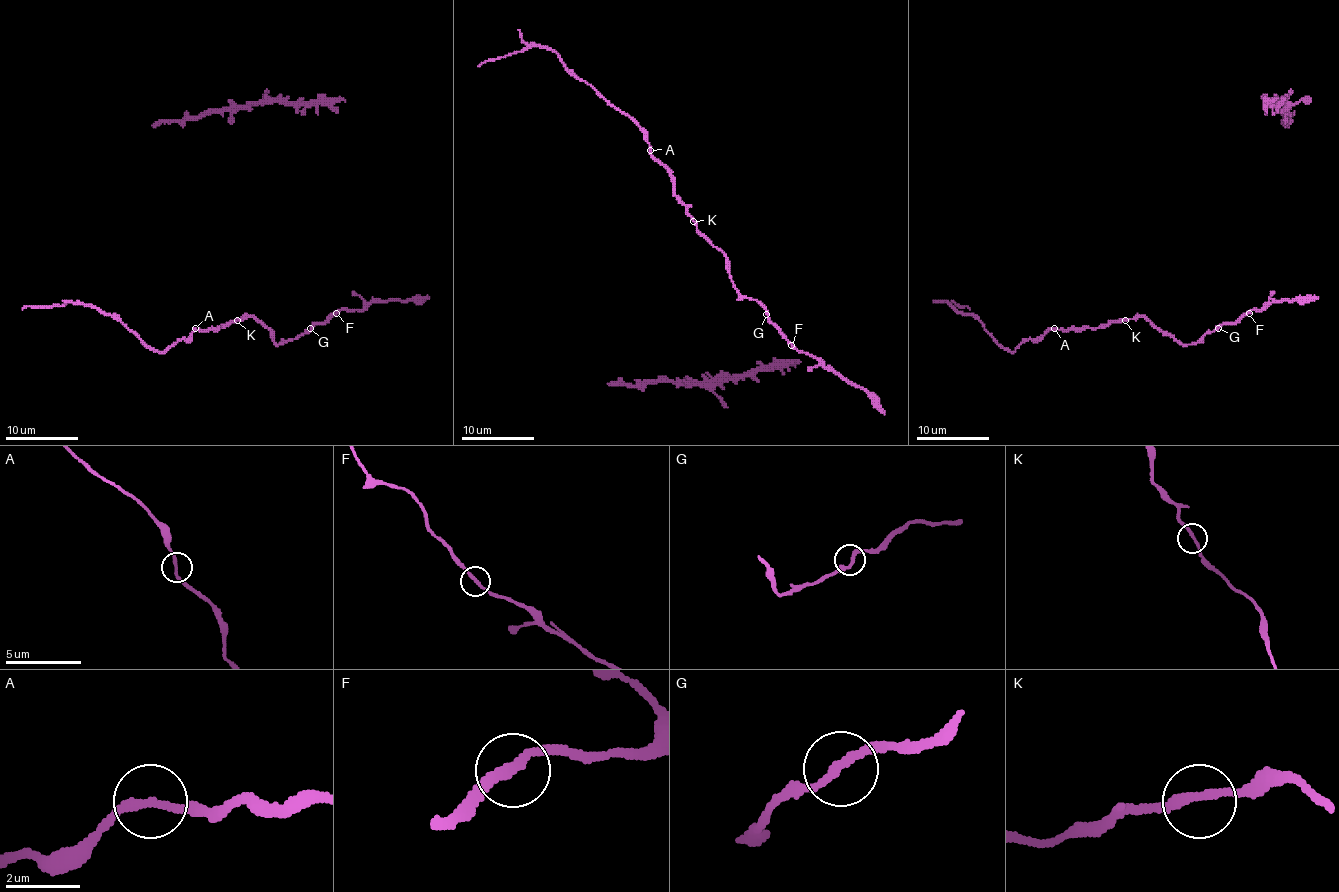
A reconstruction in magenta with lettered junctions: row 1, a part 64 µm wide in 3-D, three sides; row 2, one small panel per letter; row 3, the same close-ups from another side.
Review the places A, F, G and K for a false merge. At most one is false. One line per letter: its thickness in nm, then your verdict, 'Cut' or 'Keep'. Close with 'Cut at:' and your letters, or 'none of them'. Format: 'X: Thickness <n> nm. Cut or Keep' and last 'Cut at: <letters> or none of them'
A: Thickness 220 nm. Keep
F: Thickness 220 nm. Keep
G: Thickness 200 nm. Keep
K: Thickness 220 nm. Keep
Cut at: none of them

